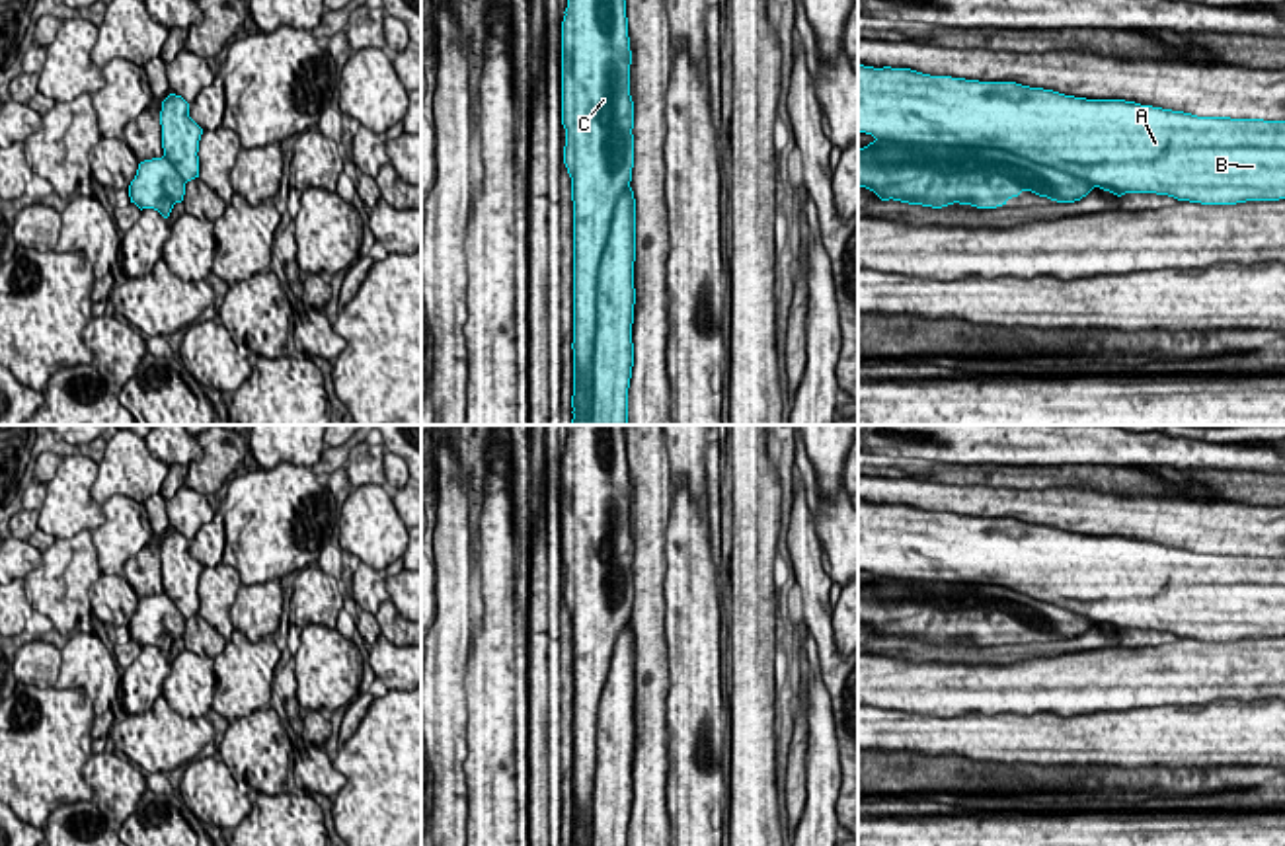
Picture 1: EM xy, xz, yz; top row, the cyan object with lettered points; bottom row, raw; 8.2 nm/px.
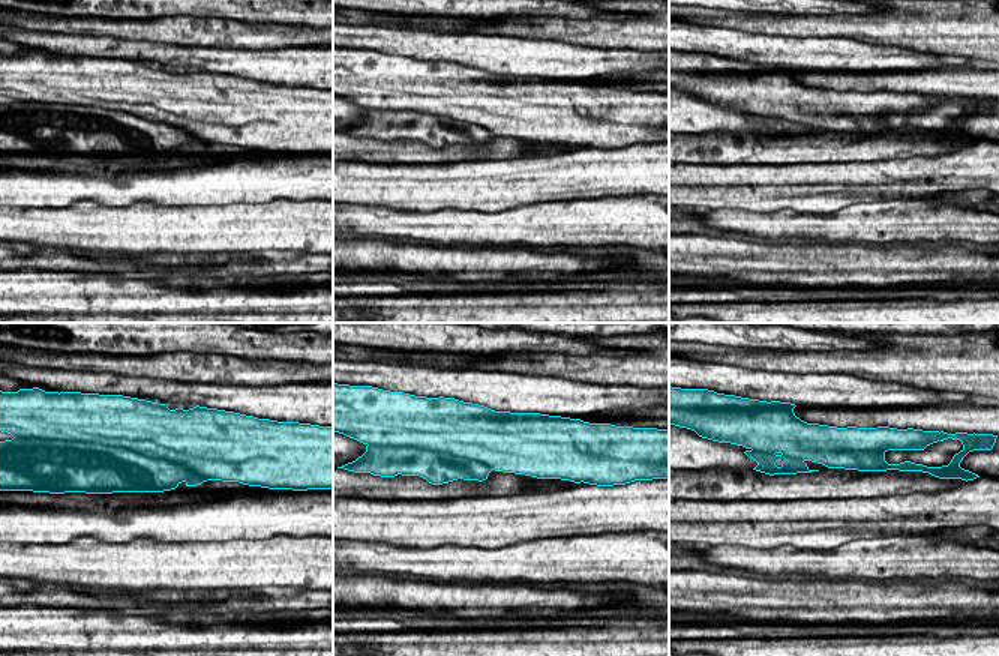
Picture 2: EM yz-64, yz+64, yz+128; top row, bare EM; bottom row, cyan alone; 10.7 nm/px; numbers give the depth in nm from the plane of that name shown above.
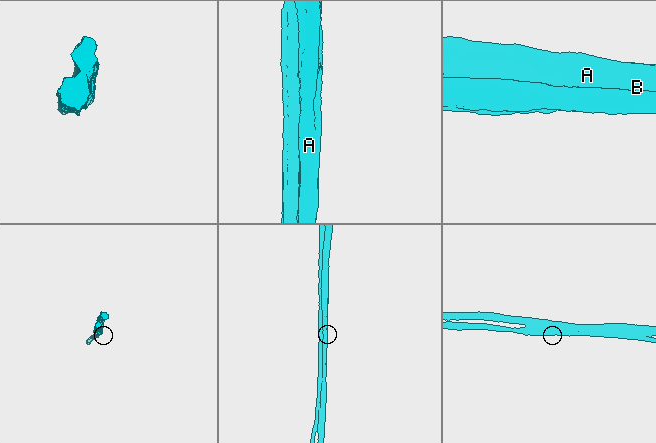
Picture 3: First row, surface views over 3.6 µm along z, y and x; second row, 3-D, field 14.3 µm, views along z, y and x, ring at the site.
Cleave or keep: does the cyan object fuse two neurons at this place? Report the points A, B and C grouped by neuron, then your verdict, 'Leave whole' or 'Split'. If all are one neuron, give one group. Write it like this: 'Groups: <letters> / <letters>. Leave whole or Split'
Groups: A B / C. Split

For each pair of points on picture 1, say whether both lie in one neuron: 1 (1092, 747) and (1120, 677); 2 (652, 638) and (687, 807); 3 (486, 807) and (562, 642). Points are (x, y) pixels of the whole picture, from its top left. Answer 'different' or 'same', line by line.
1: different
2: different
3: different

